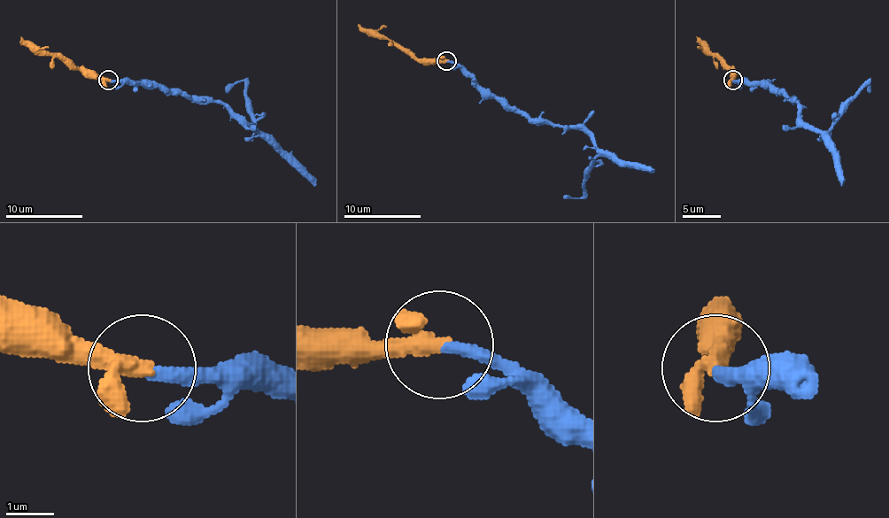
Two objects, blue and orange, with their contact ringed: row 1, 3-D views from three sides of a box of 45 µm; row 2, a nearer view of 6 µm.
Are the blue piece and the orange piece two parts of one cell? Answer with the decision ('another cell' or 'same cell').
same cell

